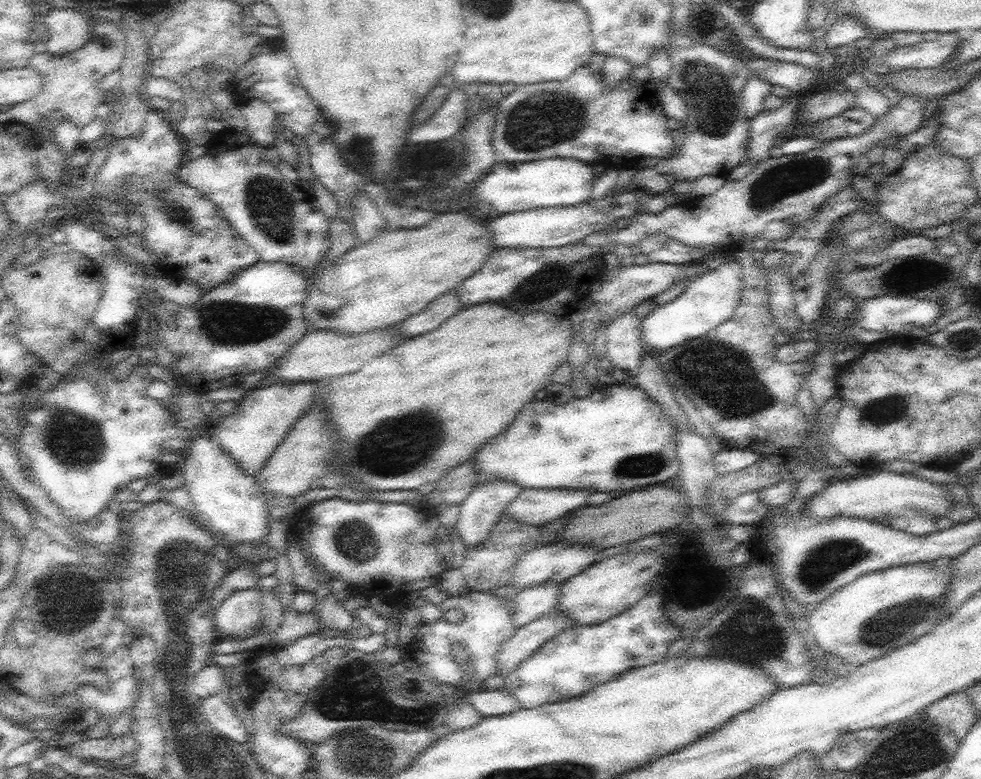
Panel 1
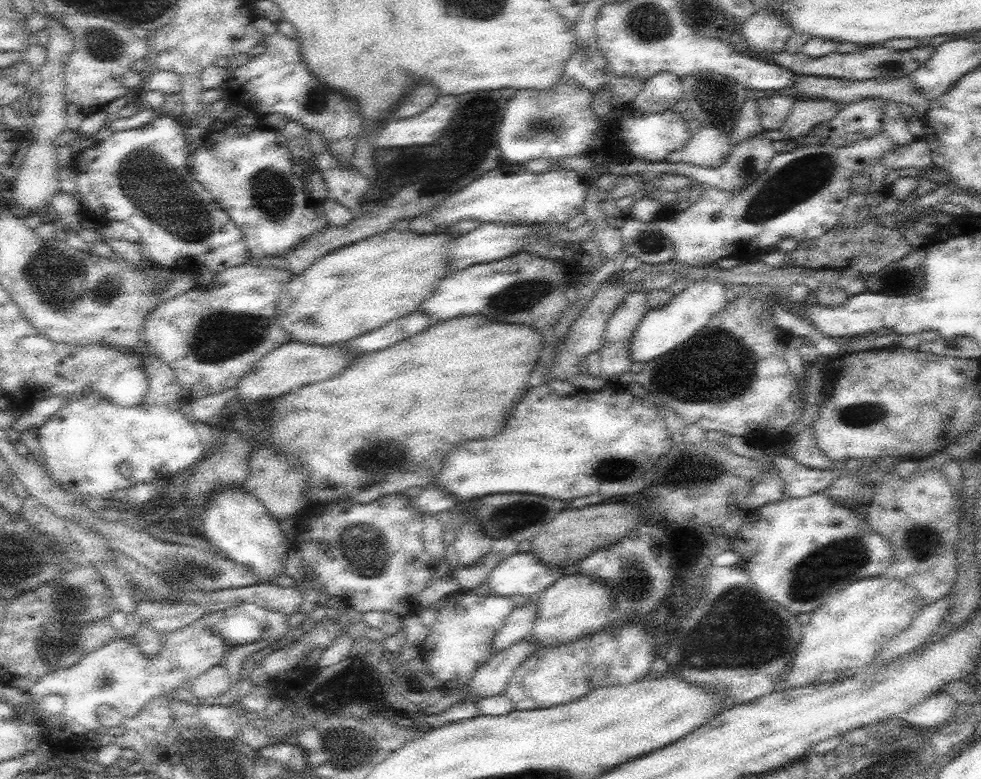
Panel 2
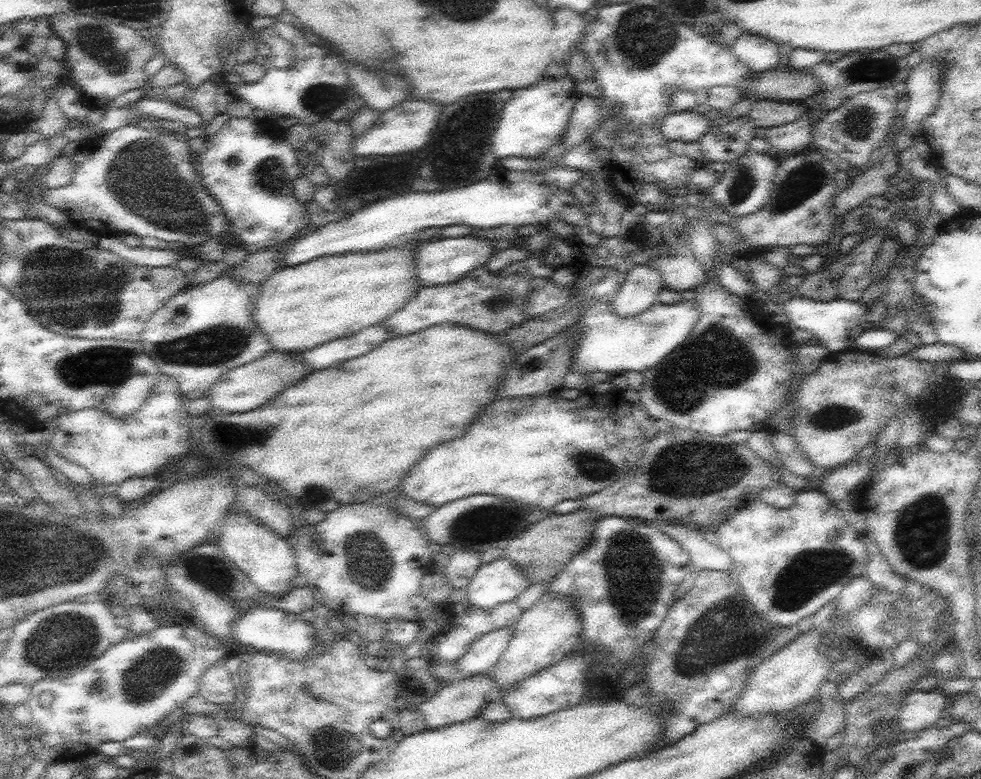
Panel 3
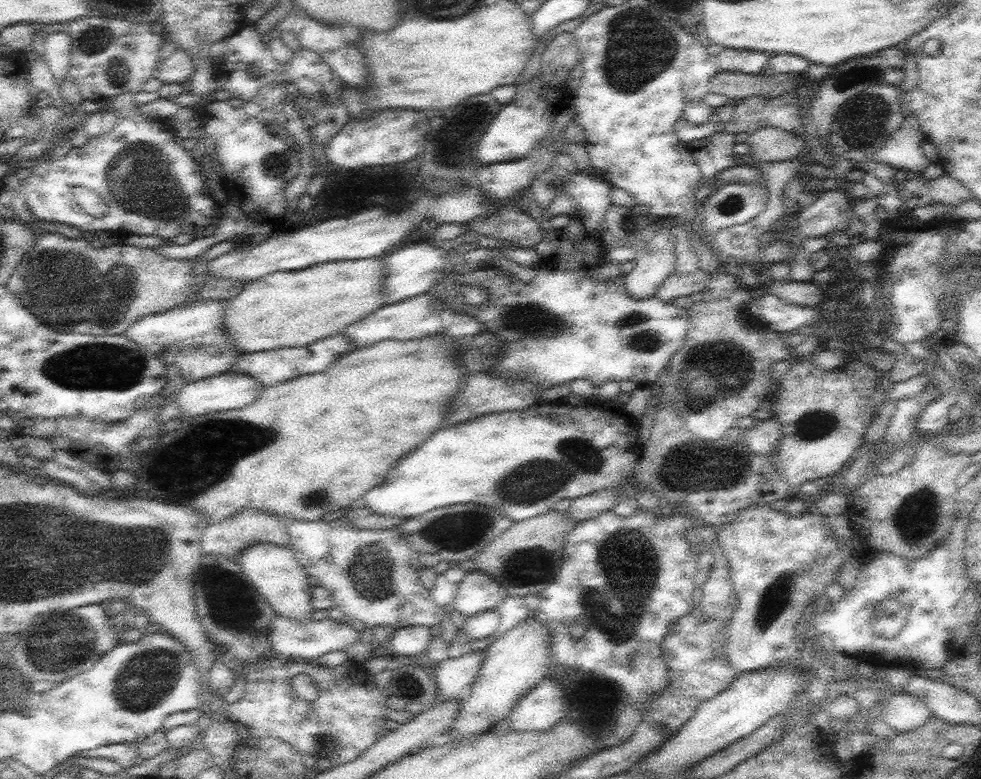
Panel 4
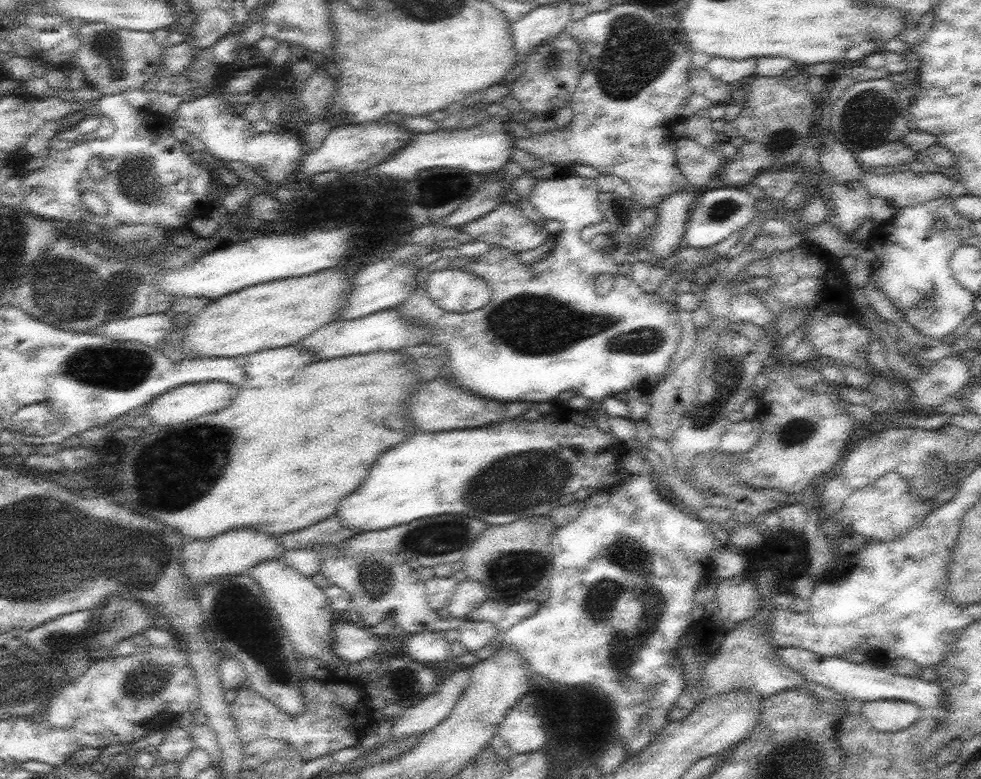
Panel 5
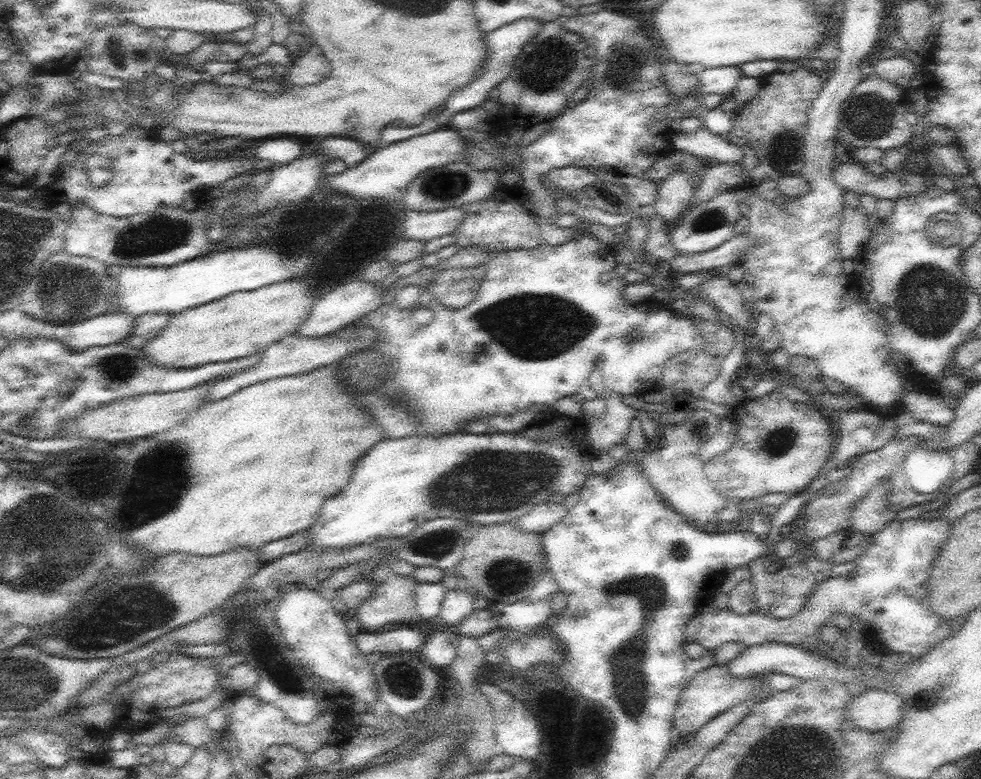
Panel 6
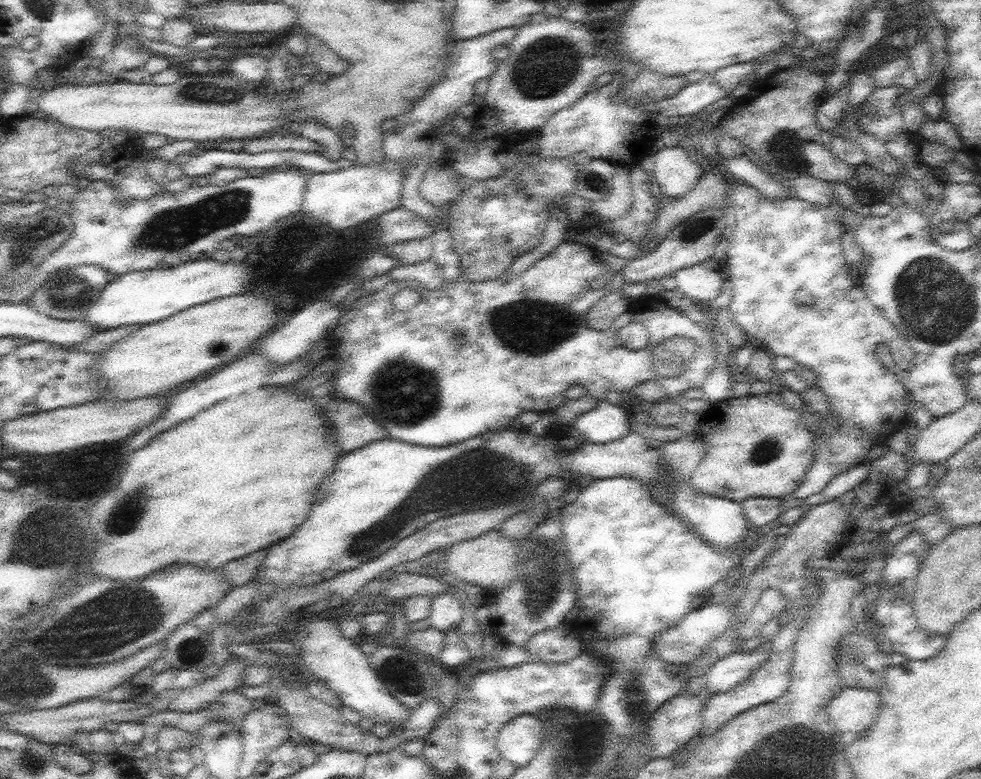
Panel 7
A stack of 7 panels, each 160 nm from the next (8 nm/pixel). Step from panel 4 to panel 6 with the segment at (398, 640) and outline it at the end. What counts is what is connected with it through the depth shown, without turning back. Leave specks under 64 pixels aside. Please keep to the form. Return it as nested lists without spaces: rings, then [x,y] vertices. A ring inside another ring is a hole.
[[[455,629],[433,631],[423,646],[422,657],[436,668],[437,666],[450,666],[457,656],[459,636]]]

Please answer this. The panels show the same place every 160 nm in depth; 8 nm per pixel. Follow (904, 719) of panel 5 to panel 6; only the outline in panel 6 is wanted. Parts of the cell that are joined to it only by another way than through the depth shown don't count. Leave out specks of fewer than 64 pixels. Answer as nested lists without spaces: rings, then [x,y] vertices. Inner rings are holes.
[[[870,688],[860,696],[851,696],[847,718],[868,732],[887,731],[897,726],[905,713],[905,700],[894,690]]]

